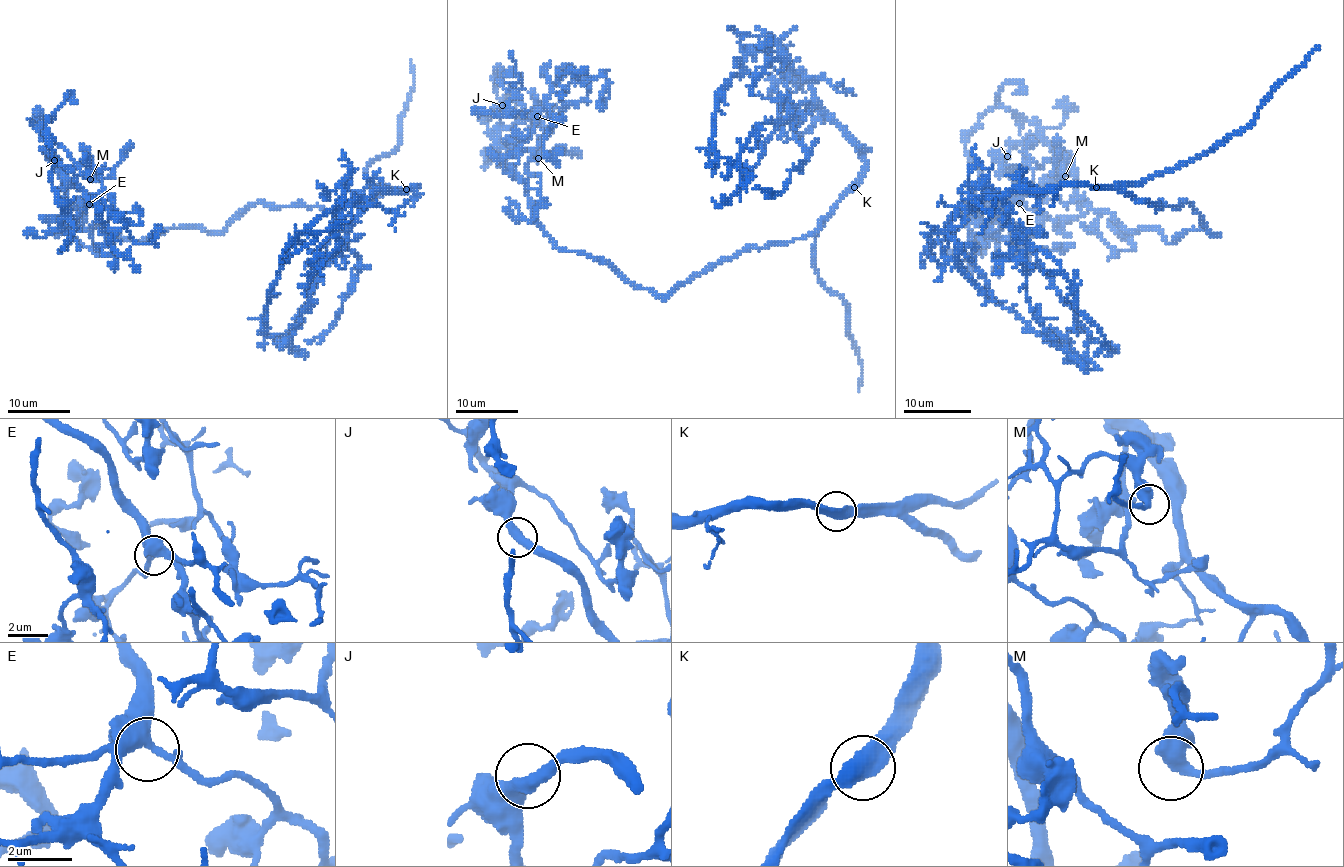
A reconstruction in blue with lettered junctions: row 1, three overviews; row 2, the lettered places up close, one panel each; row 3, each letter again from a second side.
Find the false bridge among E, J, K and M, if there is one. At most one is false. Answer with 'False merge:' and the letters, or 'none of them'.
False merge: none of them

